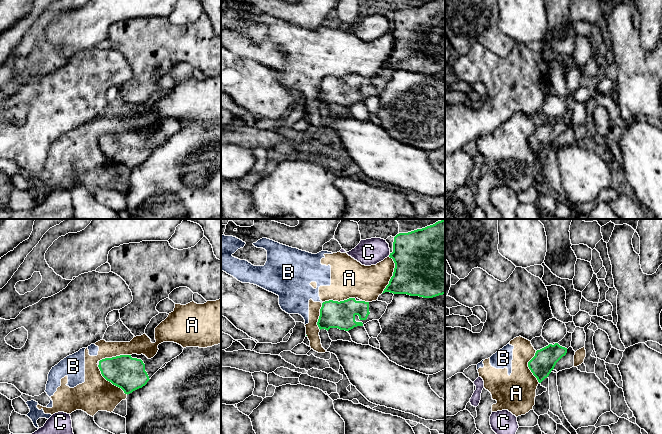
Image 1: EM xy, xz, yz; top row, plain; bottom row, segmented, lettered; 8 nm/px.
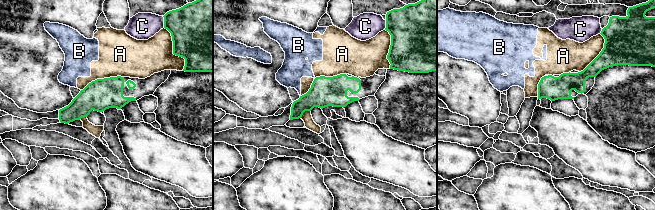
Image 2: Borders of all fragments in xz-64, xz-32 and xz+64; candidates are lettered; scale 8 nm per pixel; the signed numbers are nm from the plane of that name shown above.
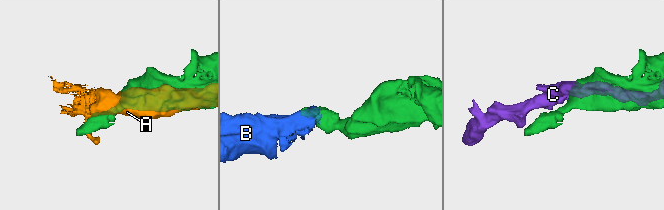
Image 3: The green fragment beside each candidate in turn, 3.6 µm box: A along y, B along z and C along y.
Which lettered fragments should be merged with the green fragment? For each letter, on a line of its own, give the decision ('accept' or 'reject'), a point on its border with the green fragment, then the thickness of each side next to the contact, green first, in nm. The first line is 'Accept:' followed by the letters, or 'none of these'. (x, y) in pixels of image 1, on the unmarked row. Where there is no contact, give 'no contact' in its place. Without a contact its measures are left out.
Accept: none of these
A: reject; contact xz (326, 77); calibres 220 and 280 nm
B: reject; contact xy (99, 139); calibres 260 and 20 nm
C: reject; contact xz (389, 31); calibres 440 and 220 nm

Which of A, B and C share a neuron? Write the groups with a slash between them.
A B / C

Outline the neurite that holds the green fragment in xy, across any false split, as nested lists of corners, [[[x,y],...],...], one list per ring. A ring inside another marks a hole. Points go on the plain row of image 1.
[[[174,118],[158,121],[157,130],[148,135],[145,131],[120,131],[99,137],[102,152],[125,170],[142,164],[151,153],[165,140],[183,128],[183,123]]]

